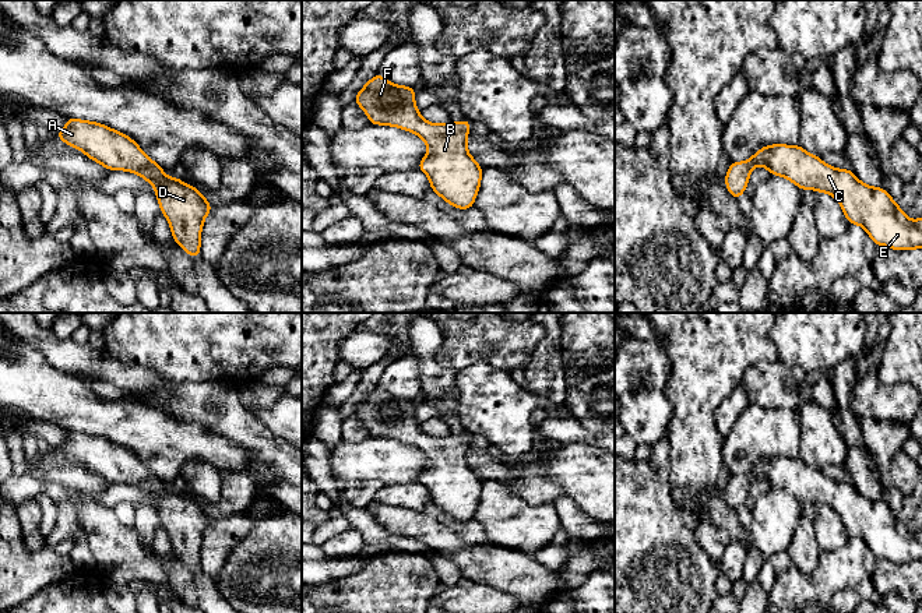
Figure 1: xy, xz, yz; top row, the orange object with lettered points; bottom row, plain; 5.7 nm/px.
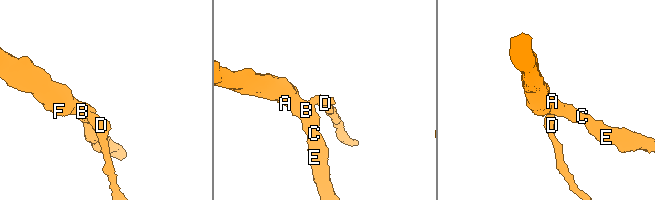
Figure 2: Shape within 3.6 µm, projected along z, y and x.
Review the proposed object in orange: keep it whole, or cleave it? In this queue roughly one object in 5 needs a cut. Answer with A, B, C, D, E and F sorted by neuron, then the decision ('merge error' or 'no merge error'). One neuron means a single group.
A B C D E F | no merge error

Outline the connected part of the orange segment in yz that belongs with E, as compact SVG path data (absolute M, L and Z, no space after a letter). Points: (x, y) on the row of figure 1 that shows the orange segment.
M799 144L793 147L766 145L749 161L732 162L725 175L725 186L735 200L746 191L752 169L757 165L763 165L770 175L786 177L802 191L812 189L831 194L840 202L848 223L861 225L877 246L887 246L893 250L922 249L922 218L911 221L883 187L862 183L849 169L826 165L821 158L806 152Z

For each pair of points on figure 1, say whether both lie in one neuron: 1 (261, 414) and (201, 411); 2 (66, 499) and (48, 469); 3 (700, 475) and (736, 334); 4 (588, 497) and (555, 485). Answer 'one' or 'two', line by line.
1: two
2: two
3: one
4: one

